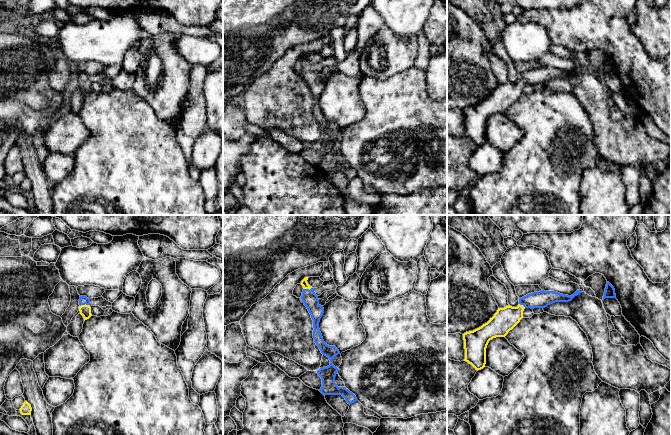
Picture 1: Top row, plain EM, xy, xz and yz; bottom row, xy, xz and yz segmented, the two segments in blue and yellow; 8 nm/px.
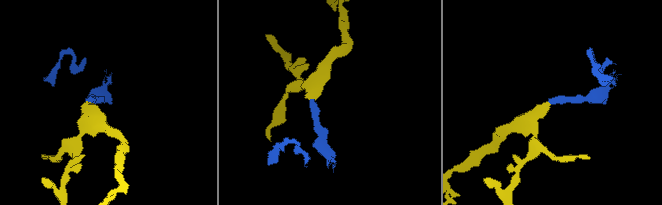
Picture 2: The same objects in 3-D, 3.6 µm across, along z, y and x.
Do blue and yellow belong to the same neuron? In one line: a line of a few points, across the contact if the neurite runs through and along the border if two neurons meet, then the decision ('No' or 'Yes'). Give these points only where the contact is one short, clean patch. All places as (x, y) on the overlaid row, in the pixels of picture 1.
Line: xy (83, 300), (84, 304), (85, 310). Yes

